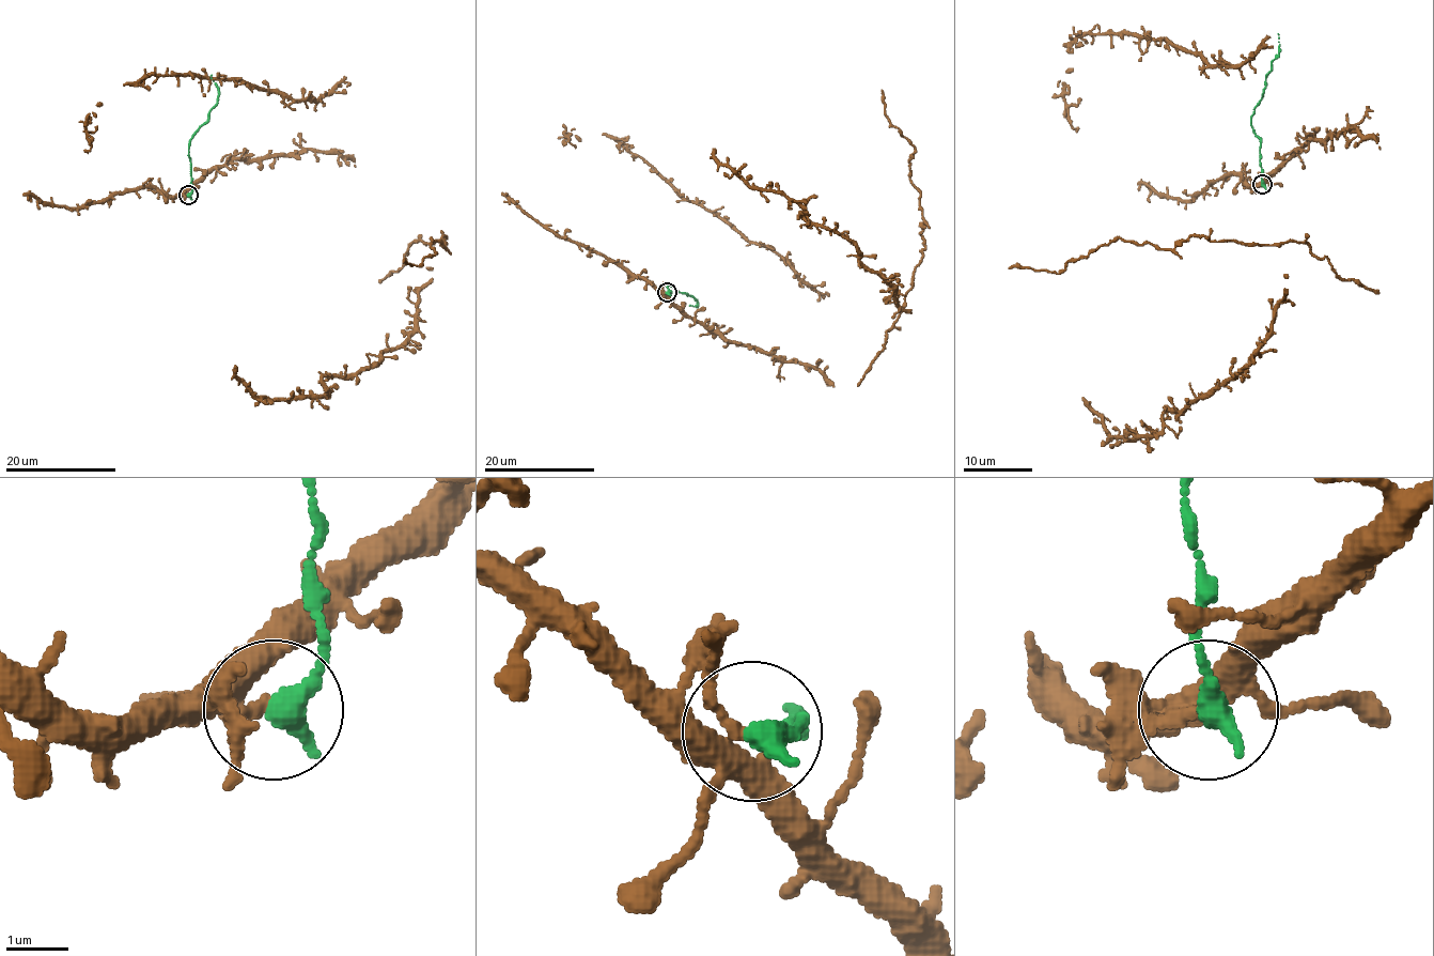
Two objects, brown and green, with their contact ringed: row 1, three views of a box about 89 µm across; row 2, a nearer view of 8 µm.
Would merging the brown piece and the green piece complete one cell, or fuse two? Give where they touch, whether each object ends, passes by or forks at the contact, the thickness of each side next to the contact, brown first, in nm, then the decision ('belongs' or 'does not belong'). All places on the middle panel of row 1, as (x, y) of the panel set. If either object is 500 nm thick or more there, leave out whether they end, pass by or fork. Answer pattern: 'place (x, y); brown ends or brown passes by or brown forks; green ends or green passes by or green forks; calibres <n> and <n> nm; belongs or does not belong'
place (667, 292); brown ends; green ends; calibres 190 and 440 nm; does not belong

